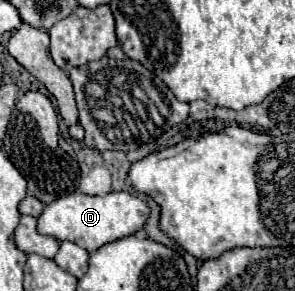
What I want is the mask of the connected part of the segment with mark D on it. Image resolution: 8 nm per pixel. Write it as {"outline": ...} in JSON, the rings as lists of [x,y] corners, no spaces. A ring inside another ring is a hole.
{"outline":[[[74,192],[50,202],[44,212],[38,216],[38,232],[52,236],[60,242],[74,242],[88,252],[98,250],[100,246],[120,240],[124,236],[136,234],[144,228],[150,218],[150,206],[146,200],[128,194],[128,192],[108,192],[106,196],[88,196],[82,192]]]}

